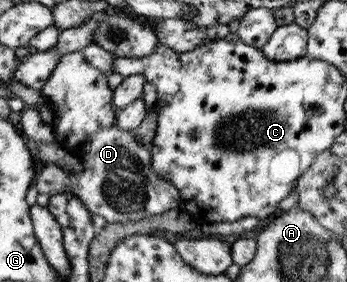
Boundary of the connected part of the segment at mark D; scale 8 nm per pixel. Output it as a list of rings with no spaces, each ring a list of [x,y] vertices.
[[[48,25],[30,37],[27,44],[34,51],[48,51],[50,47],[55,47],[60,52],[56,66],[41,85],[39,93],[43,101],[54,109],[56,121],[48,124],[52,125],[58,137],[55,143],[78,155],[82,169],[68,177],[53,163],[40,167],[34,179],[37,192],[48,196],[72,192],[82,200],[88,212],[100,215],[107,223],[136,221],[181,205],[174,184],[160,178],[150,168],[148,147],[136,140],[133,131],[116,126],[113,90],[108,87],[107,75],[90,65],[80,50],[62,54],[59,38],[59,30],[54,25]]]

